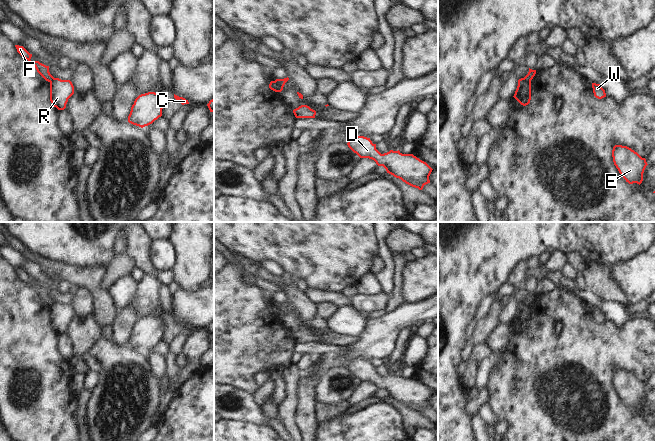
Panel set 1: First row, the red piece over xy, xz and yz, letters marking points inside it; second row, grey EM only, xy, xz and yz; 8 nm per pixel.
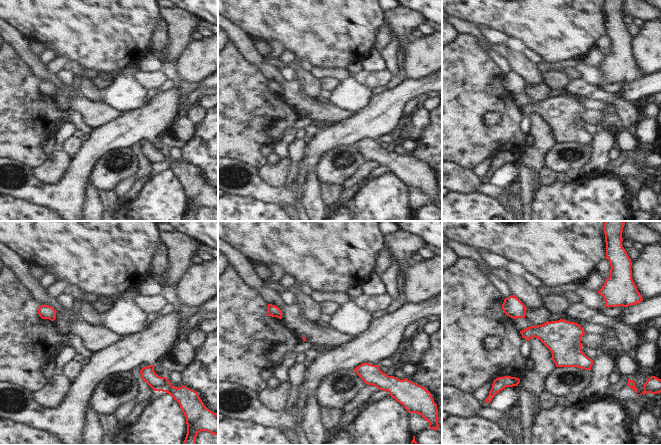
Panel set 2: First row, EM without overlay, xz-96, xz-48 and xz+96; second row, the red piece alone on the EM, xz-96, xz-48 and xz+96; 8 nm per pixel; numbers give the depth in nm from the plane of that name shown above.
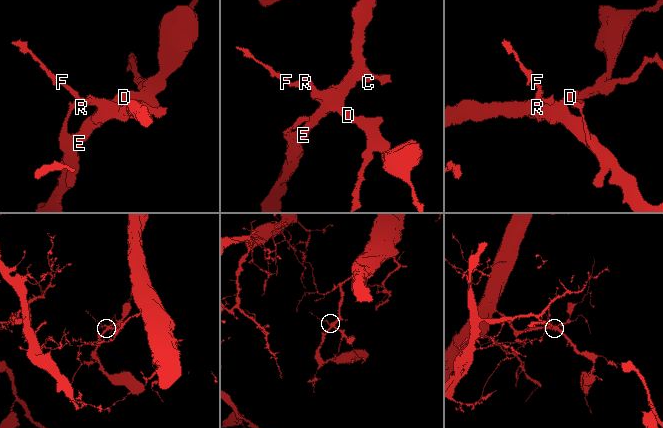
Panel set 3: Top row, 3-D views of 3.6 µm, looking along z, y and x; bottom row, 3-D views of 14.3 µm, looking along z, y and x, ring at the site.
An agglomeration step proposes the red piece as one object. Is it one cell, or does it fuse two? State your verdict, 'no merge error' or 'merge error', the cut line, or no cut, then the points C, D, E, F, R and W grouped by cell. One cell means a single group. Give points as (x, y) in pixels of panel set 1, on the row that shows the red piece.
merge error | xz (273, 81), (278, 86), (279, 91) | C D E R W / F

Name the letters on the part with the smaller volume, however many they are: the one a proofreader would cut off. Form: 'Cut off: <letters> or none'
Cut off: F

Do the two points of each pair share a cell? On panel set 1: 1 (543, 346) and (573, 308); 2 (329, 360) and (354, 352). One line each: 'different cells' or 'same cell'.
1: same cell
2: same cell

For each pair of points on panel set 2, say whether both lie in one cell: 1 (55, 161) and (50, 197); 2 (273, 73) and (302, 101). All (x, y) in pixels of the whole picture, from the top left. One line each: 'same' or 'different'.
1: different
2: same

